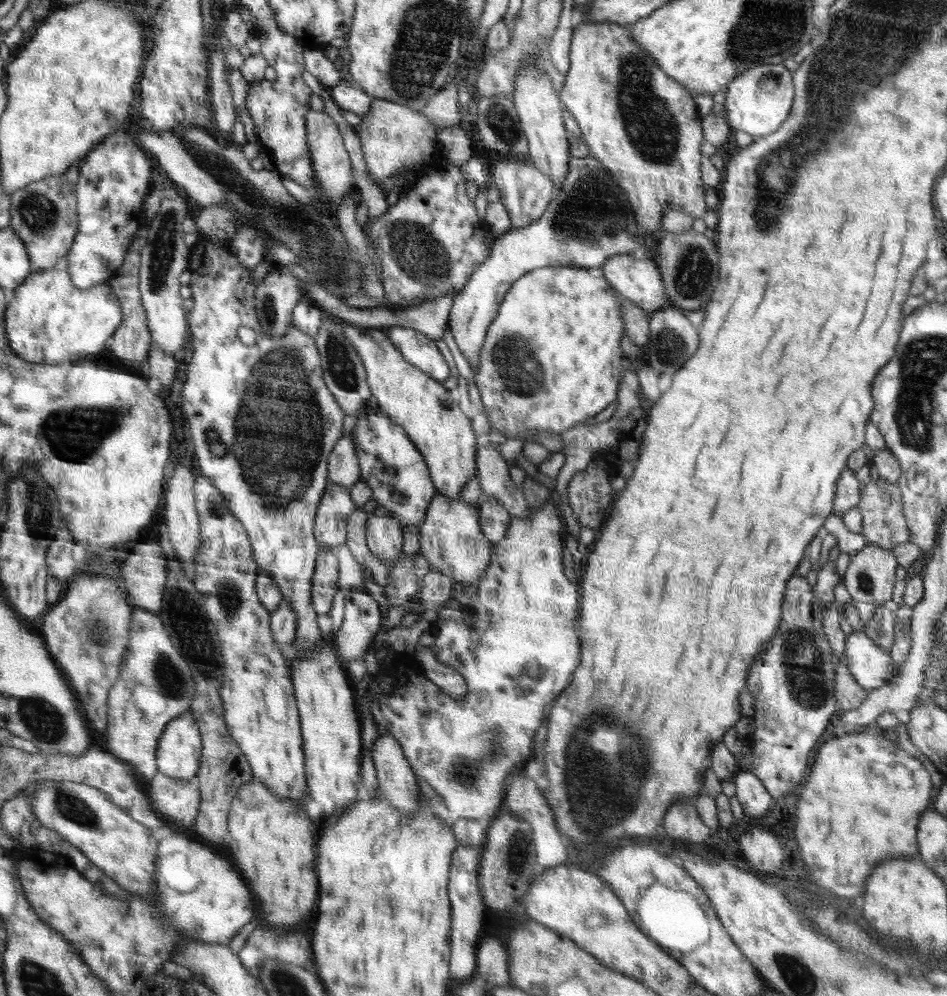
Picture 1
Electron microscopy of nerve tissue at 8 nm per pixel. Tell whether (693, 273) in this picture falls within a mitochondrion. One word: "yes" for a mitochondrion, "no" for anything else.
yes

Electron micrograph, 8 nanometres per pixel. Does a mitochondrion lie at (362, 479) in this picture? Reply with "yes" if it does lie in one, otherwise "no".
no

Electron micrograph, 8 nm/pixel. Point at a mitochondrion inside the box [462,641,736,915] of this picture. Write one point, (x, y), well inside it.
(610, 795)

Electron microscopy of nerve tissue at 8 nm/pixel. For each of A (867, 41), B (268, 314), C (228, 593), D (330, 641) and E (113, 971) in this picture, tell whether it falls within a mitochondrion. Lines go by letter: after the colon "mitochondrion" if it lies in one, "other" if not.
A: mitochondrion
B: mitochondrion
C: mitochondrion
D: other
E: other

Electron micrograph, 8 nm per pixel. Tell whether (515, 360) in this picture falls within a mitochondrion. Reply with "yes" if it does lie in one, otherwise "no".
yes

